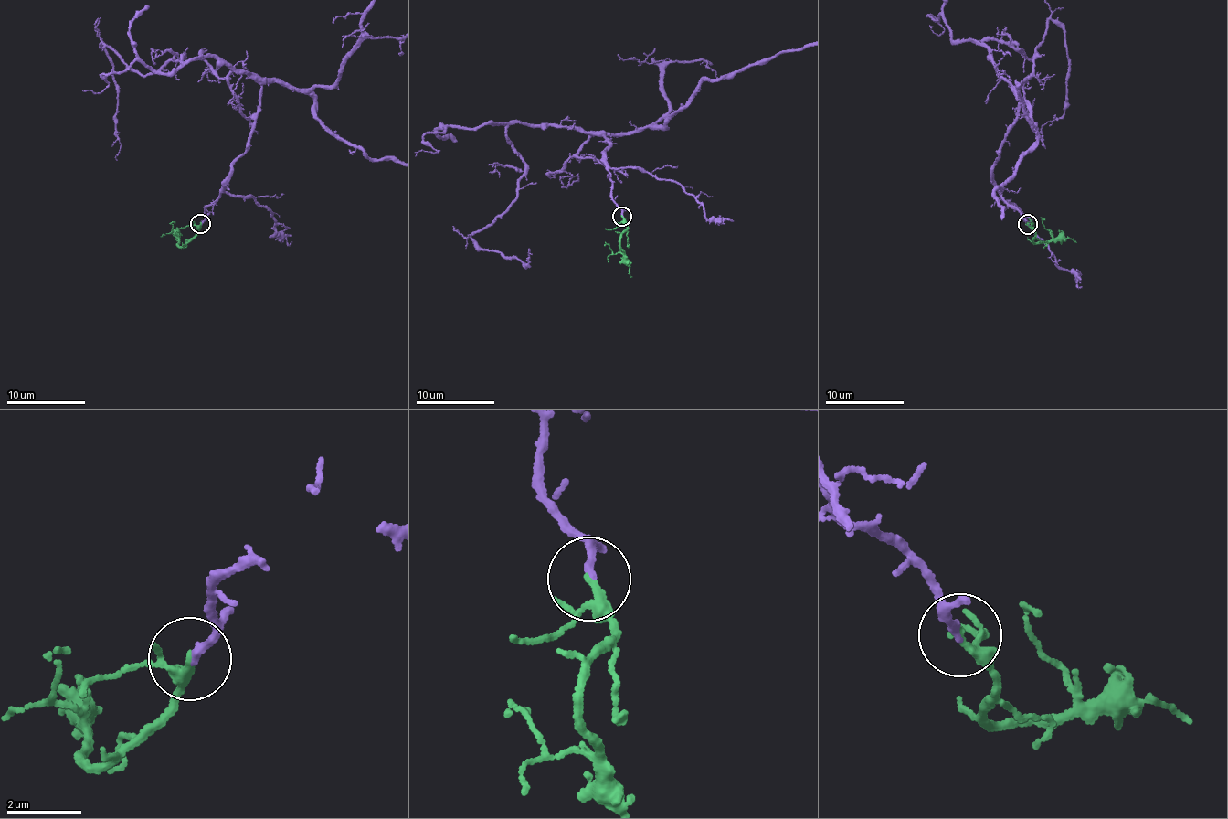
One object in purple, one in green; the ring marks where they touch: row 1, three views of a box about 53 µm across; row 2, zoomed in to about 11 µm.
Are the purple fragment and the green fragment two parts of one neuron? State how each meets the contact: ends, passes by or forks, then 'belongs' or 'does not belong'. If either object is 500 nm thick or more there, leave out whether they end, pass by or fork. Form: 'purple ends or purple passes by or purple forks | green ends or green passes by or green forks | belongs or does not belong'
purple ends | green forks | belongs

